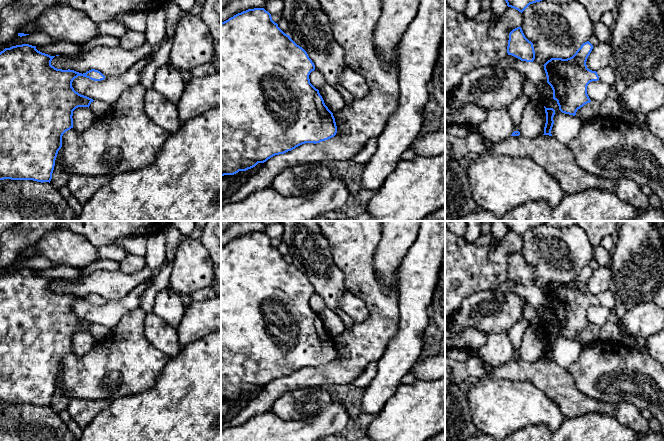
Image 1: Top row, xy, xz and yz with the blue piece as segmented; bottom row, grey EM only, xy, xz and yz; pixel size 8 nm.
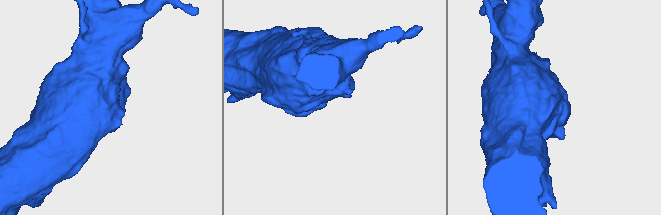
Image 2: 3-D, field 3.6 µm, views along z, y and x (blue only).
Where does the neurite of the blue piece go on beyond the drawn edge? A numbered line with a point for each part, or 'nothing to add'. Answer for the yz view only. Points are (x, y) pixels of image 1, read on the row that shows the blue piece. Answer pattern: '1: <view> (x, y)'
1: yz (606, 75)

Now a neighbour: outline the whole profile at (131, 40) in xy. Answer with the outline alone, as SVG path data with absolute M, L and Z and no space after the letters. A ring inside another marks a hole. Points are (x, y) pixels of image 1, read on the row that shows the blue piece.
M127 31L119 40L119 46L125 50L134 50L146 43L144 33Z

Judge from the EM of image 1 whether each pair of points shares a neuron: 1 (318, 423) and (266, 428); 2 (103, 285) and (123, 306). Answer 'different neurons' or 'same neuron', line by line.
1: same neuron
2: different neurons

